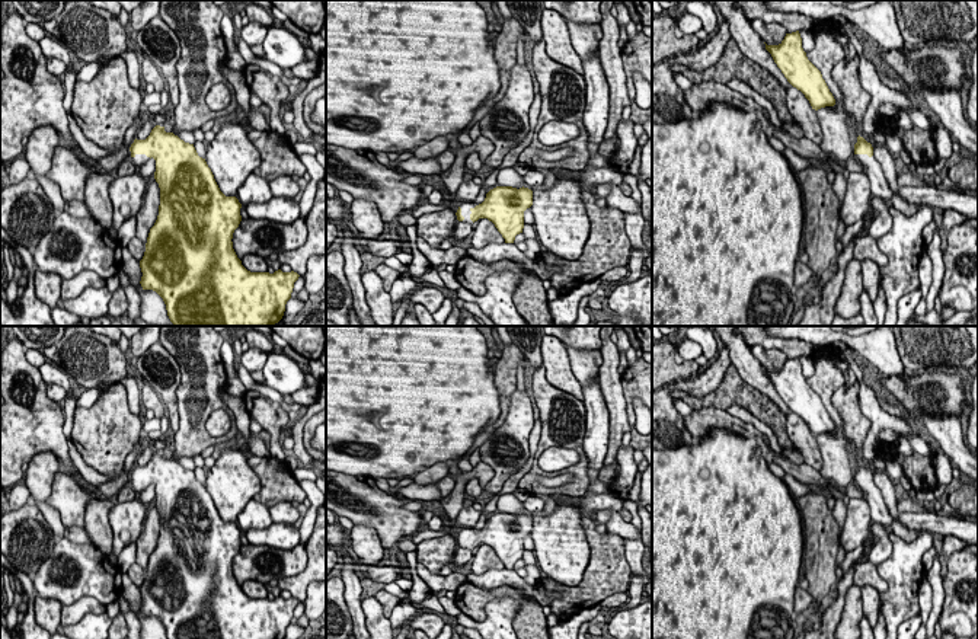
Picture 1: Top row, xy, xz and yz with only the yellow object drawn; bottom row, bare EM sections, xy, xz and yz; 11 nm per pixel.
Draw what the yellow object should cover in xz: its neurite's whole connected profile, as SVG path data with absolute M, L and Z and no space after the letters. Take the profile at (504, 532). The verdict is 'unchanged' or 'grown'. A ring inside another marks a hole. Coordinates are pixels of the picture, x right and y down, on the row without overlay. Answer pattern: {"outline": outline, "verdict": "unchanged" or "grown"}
{"outline": "M496 512L486 520L482 530L461 528L456 541L461 549L473 550L479 544L488 544L505 565L514 569L522 559L524 537L533 531L533 517L528 514Z", "verdict": "grown"}

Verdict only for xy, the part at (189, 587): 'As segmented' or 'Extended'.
Extended

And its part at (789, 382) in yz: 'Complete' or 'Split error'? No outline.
Complete

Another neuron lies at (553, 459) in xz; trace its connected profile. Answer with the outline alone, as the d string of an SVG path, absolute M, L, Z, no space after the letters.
M550 447L538 457L538 467L544 472L559 472L579 461L576 450L563 447Z

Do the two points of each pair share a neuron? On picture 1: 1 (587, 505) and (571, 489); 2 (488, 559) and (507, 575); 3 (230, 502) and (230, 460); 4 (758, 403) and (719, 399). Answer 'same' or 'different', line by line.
1: different
2: different
3: same
4: same

